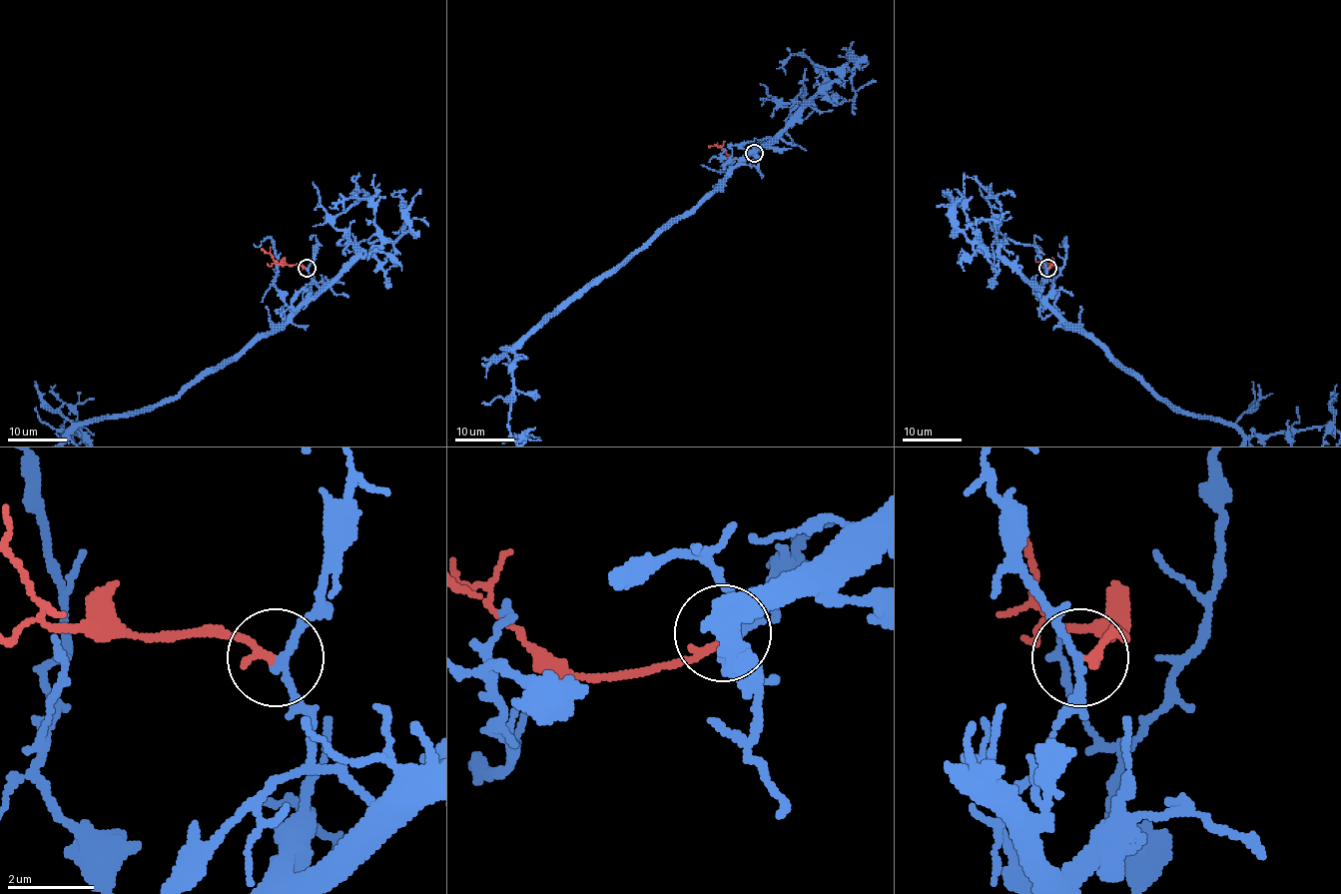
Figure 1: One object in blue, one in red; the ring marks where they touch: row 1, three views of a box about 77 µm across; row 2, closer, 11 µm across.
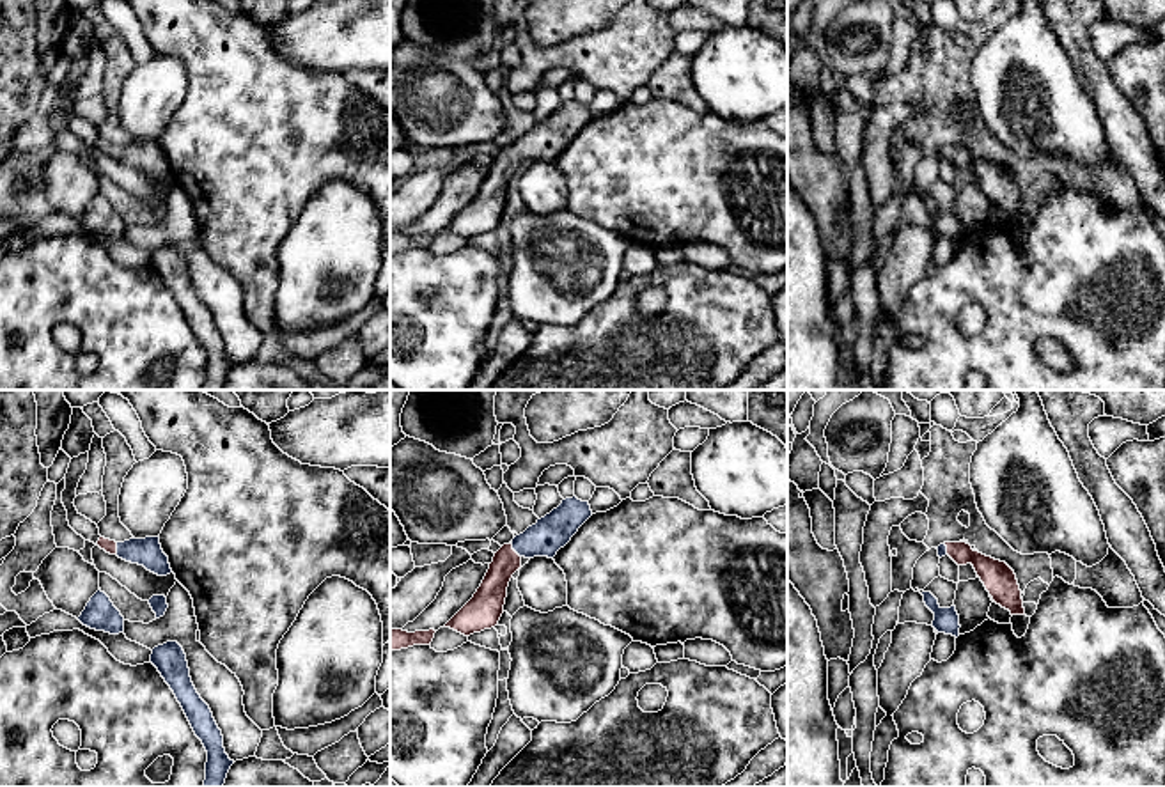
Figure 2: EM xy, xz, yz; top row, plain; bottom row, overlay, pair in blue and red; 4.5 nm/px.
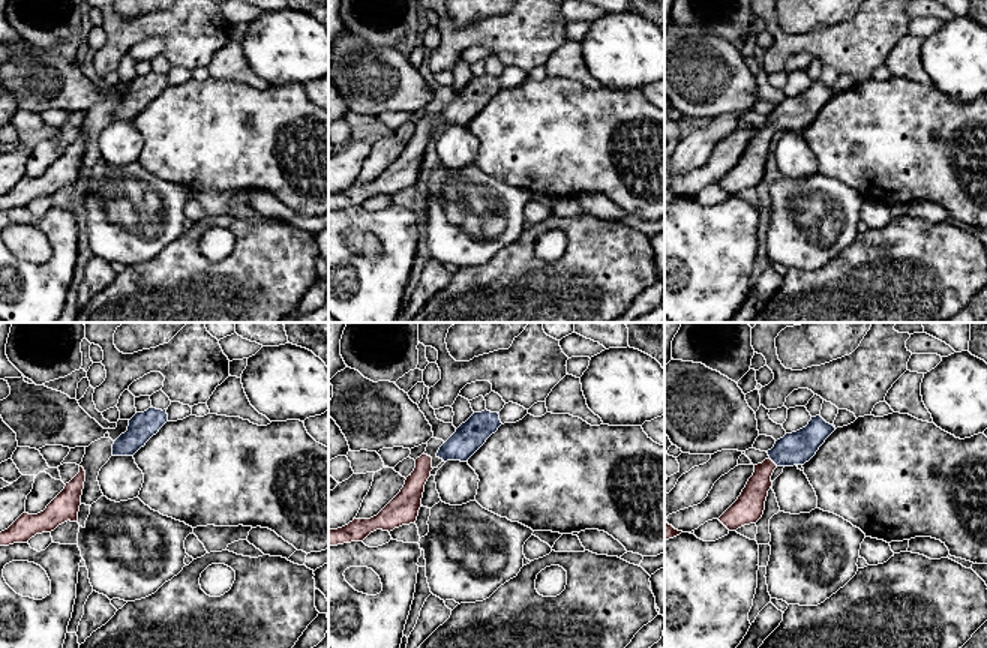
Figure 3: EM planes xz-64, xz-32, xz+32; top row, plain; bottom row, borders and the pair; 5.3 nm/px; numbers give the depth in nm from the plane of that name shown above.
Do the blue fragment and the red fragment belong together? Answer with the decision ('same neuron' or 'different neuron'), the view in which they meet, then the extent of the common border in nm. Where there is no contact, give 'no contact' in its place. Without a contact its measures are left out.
same neuron | xz | 90 nm

